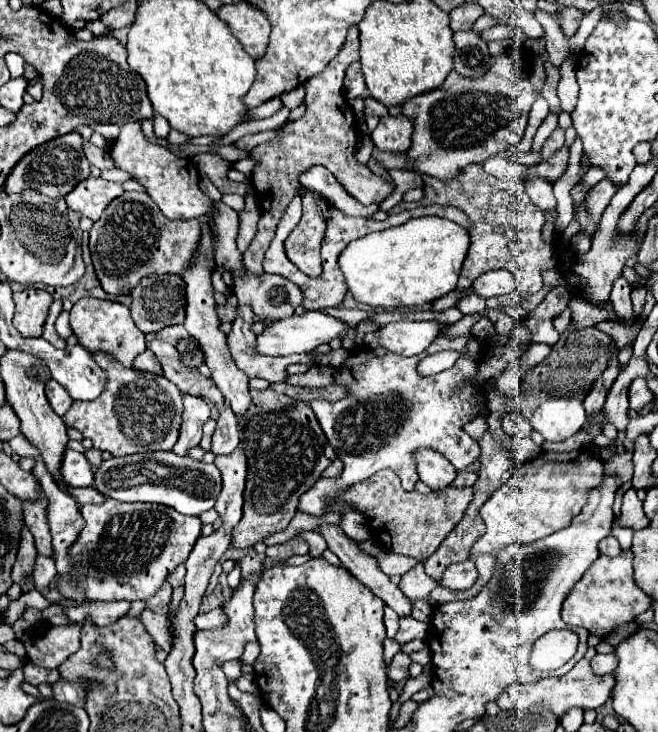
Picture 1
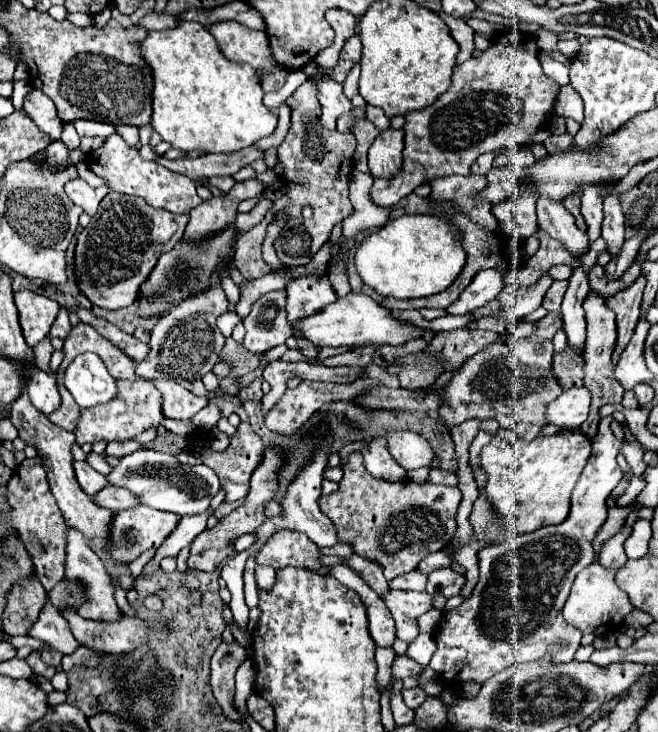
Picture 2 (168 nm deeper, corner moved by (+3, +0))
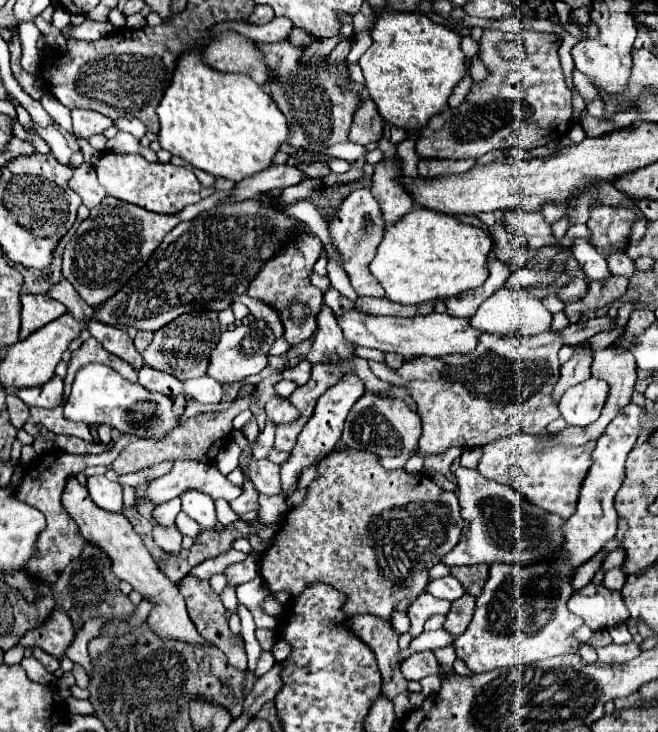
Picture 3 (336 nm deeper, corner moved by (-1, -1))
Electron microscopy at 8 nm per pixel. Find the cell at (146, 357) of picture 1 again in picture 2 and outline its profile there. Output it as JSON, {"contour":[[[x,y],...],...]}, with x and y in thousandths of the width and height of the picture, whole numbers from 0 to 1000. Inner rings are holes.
{"contour":[[[319,384],[316,395],[298,408],[280,408],[267,414],[264,422],[252,428],[231,449],[231,477],[225,488],[207,499],[207,512],[216,518],[264,518],[295,540],[313,542],[316,534],[307,526],[307,515],[322,507],[343,466],[328,447],[328,433],[337,430],[343,422],[347,408],[334,392],[334,384]]]}

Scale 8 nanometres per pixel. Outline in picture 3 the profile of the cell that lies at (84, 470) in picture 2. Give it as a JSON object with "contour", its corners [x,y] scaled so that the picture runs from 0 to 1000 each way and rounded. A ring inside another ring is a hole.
{"contour":[[[161,650],[134,653],[134,672],[146,691],[164,699],[185,699],[185,664],[179,658],[164,656]]]}

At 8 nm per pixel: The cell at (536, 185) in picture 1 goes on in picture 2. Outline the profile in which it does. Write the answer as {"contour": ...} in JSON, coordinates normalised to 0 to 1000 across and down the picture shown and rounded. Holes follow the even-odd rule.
{"contour":[[[821,266],[815,277],[815,294],[818,294],[818,310],[830,316],[836,324],[854,329],[860,340],[869,348],[884,348],[894,340],[894,324],[884,318],[866,288],[851,275],[836,272],[833,266]]]}

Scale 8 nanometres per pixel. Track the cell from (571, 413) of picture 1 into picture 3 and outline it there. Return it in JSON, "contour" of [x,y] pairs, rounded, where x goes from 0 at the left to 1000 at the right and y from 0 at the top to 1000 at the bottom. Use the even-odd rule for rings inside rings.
{"contour":[[[894,516],[869,530],[863,530],[851,549],[848,560],[863,582],[894,582],[909,574],[912,560],[924,544],[924,522],[912,516]]]}

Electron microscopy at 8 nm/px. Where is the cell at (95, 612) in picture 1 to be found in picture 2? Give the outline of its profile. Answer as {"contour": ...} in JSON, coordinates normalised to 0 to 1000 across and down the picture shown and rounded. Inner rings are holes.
{"contour":[[[313,701],[292,704],[292,706],[277,706],[267,725],[246,742],[246,747],[237,753],[234,764],[225,766],[225,772],[219,775],[219,788],[225,791],[228,786],[234,786],[240,780],[240,769],[249,761],[267,761],[277,747],[289,745],[313,723],[313,709],[316,709]]]}

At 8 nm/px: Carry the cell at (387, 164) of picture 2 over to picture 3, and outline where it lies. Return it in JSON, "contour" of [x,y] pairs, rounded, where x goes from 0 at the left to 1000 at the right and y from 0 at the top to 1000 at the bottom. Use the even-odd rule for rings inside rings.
{"contour":[[[596,216],[596,219],[581,219],[571,227],[565,240],[565,249],[568,249],[565,268],[574,273],[581,295],[590,306],[611,301],[629,281],[629,273],[623,270],[623,265],[617,265],[617,260],[611,260],[611,254],[599,249],[605,238],[611,238],[608,224],[602,221],[602,216]]]}

